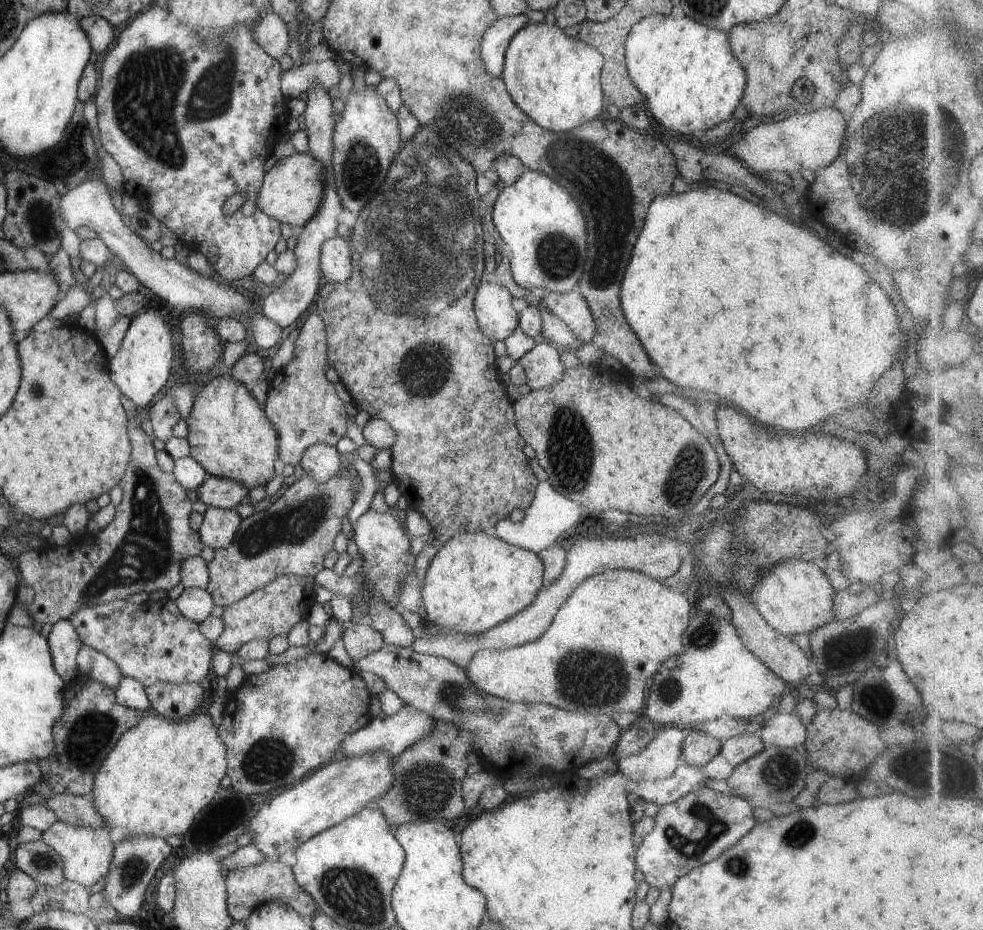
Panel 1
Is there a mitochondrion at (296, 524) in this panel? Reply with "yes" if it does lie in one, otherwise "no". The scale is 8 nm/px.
yes

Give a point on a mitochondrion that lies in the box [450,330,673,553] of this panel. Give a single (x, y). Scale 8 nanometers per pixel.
(570, 450)

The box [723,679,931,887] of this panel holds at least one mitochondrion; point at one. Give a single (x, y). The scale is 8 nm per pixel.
(775, 771)

